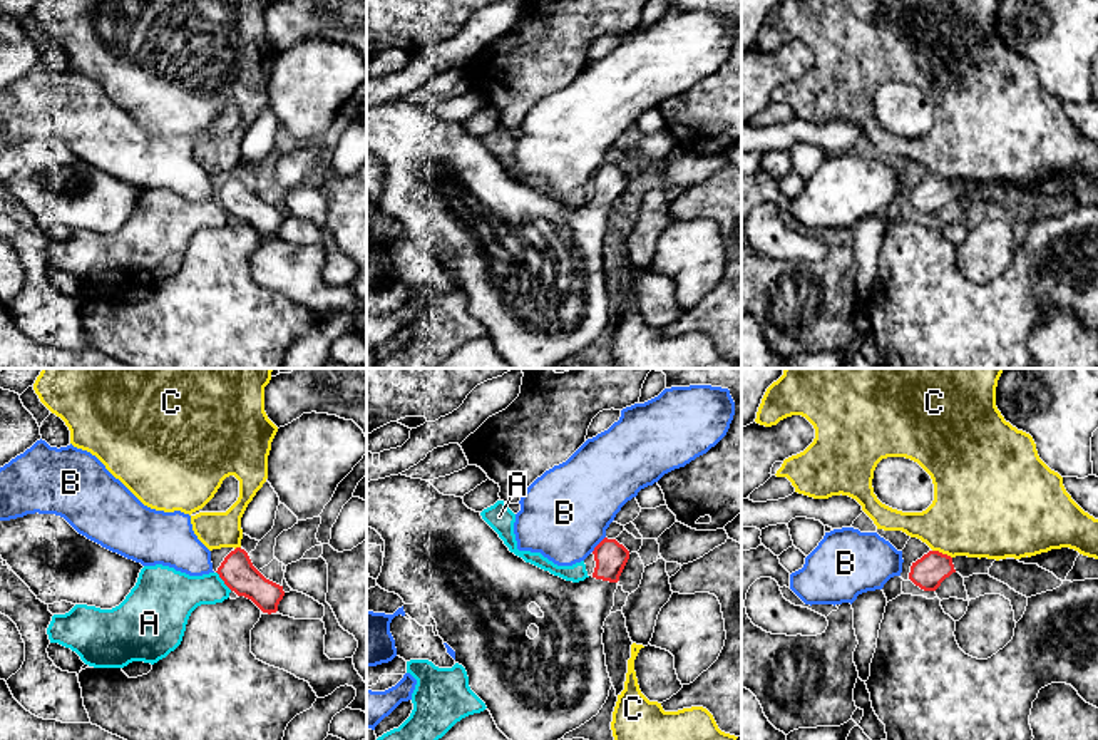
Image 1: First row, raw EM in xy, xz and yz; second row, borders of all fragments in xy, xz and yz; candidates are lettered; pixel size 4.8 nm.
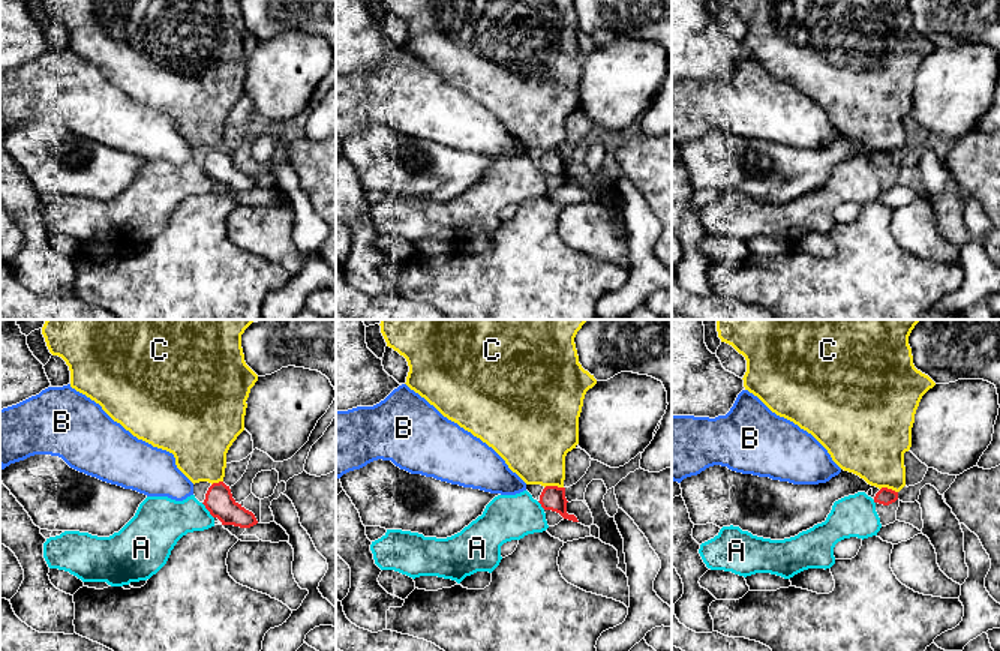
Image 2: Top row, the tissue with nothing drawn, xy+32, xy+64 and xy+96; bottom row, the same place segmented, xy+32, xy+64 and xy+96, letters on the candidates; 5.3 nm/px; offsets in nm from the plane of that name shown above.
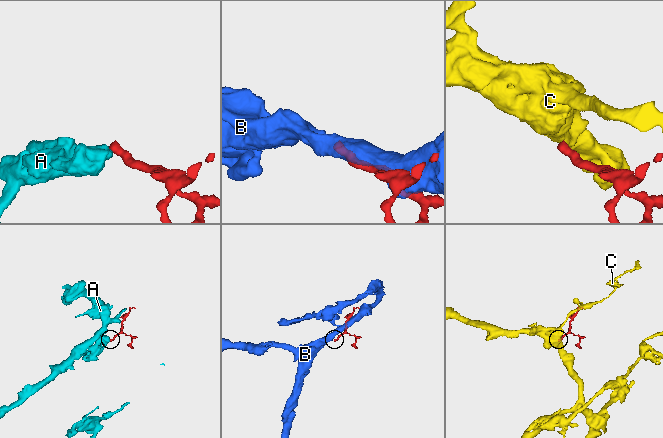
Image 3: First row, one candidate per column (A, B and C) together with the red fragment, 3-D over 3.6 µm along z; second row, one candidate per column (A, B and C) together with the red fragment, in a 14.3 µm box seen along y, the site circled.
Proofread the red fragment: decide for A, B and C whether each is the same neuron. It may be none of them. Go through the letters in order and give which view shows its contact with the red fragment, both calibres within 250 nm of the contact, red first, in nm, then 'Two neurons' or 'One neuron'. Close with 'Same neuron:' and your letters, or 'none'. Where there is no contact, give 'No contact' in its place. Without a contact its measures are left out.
A: Touches red in xy. Thickness 160 nm (red) against 240 nm. Two neurons
B: Touches red in xz. Thickness 150 nm (red) against 420 nm. Two neurons
C: Touches red in yz. Thickness 160 nm (red) against 420 nm. Two neurons
Same neuron: none

